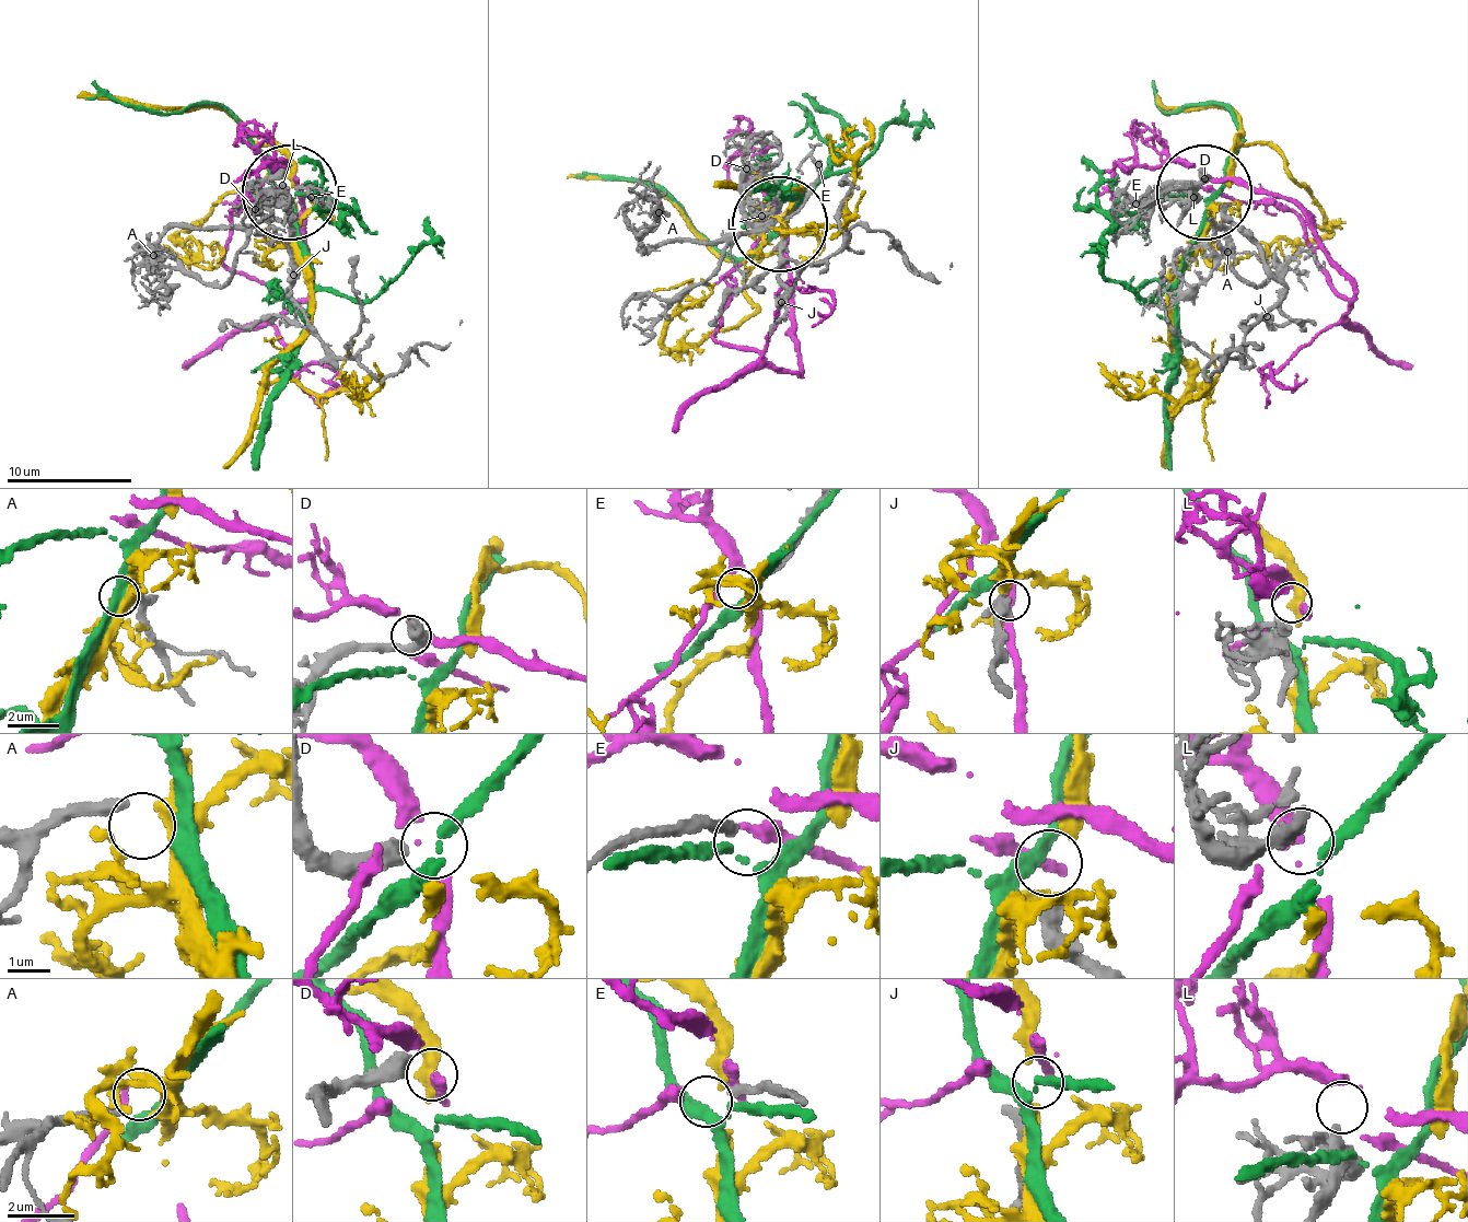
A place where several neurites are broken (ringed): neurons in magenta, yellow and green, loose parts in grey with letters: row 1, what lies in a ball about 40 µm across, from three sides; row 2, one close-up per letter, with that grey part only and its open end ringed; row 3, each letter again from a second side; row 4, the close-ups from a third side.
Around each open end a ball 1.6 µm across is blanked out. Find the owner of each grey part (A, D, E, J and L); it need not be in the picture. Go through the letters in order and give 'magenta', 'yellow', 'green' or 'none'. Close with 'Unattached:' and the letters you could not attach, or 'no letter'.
A: green
D: none
E: magenta
J: none
L: none
Unattached: D, J, L

